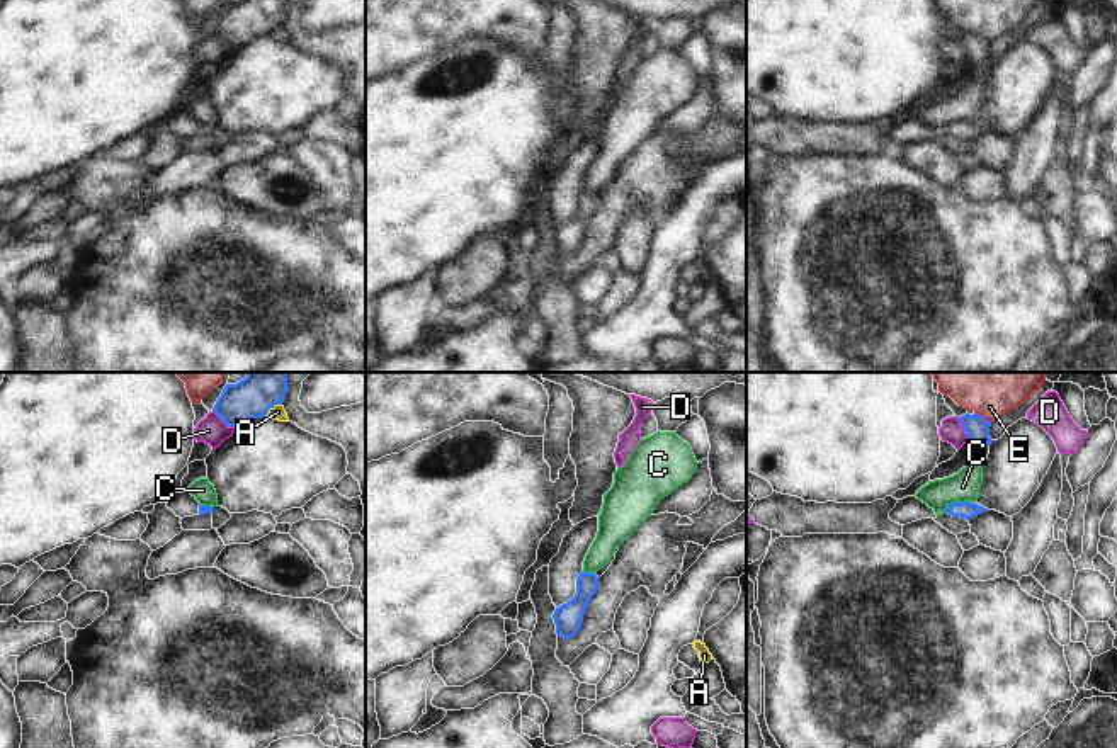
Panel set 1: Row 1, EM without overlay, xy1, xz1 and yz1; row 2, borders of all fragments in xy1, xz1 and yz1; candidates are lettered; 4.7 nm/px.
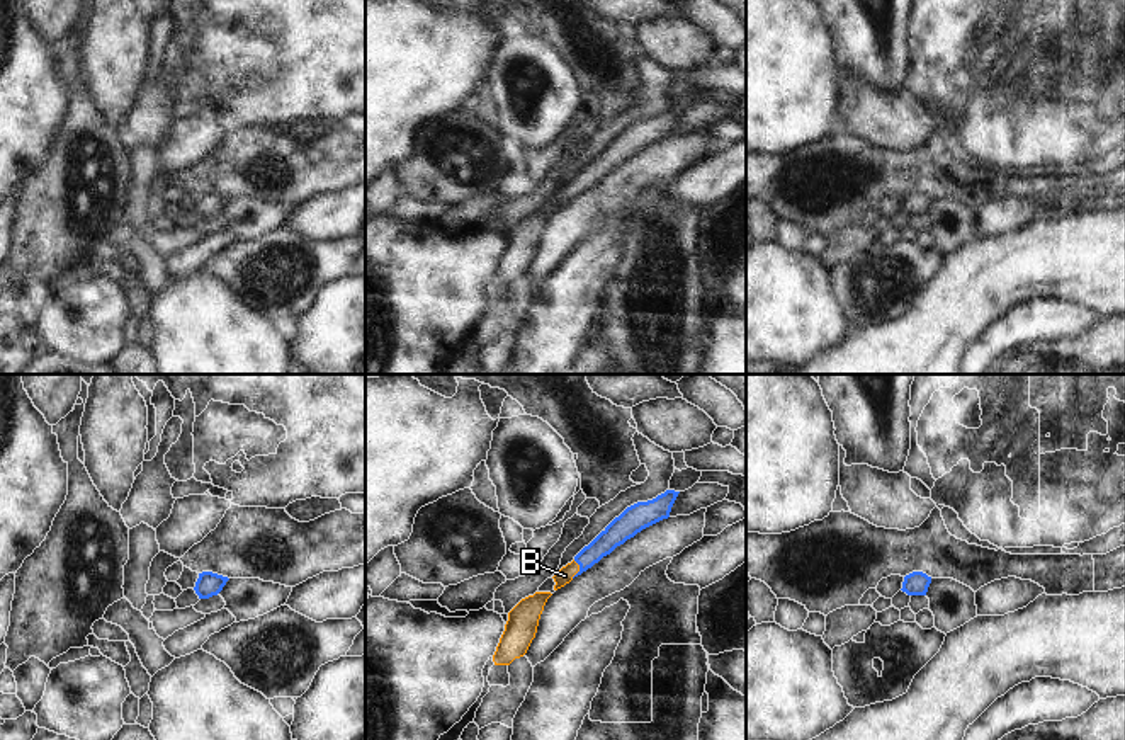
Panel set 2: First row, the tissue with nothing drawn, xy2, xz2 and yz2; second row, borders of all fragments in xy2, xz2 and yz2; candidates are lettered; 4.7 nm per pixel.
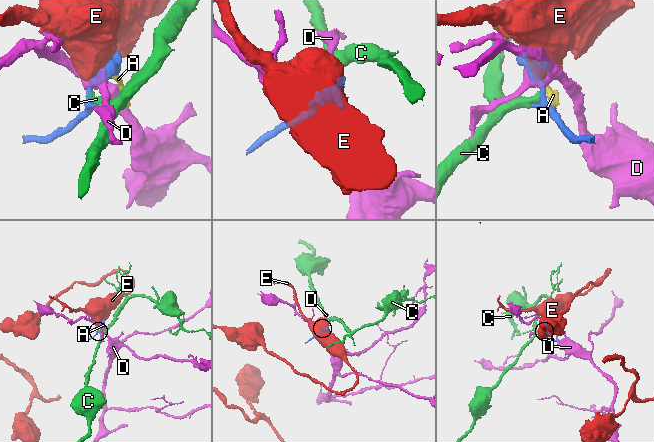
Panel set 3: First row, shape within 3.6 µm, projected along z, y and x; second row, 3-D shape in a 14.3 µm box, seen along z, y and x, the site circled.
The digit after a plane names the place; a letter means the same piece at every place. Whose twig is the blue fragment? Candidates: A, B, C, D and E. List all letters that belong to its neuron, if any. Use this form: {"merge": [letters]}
{"merge": ["B"]}

